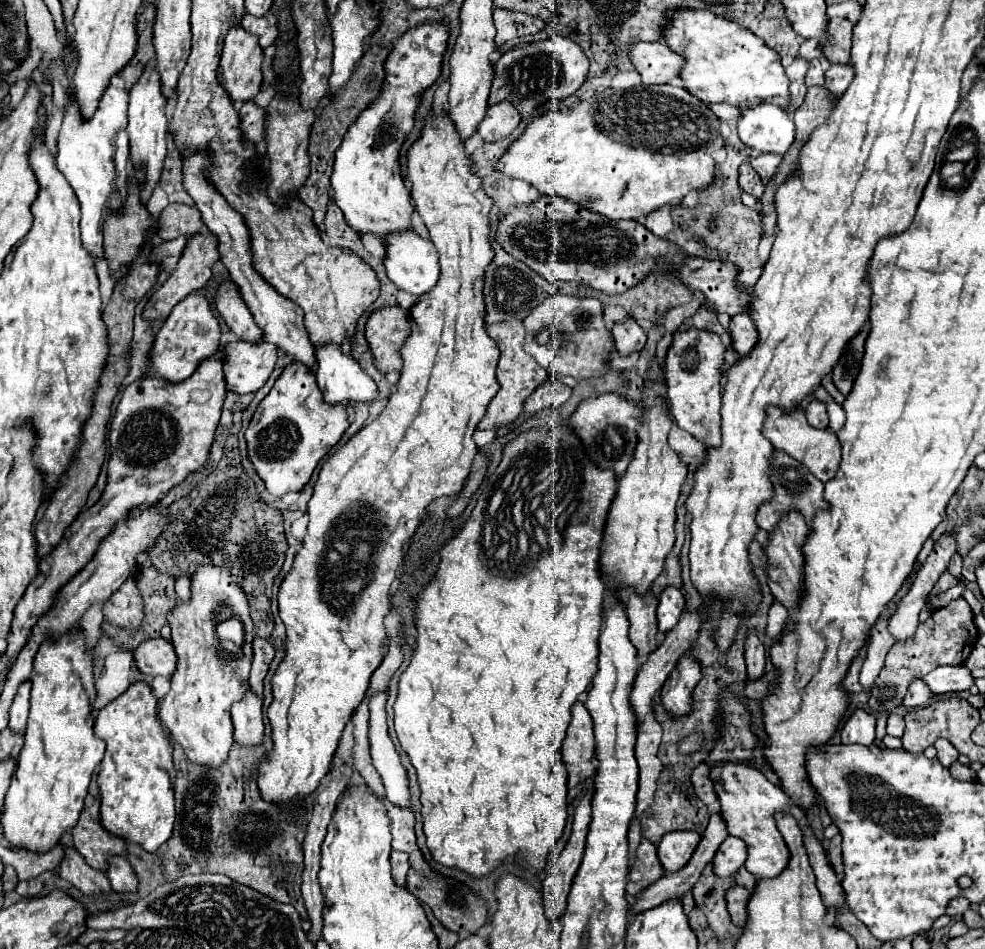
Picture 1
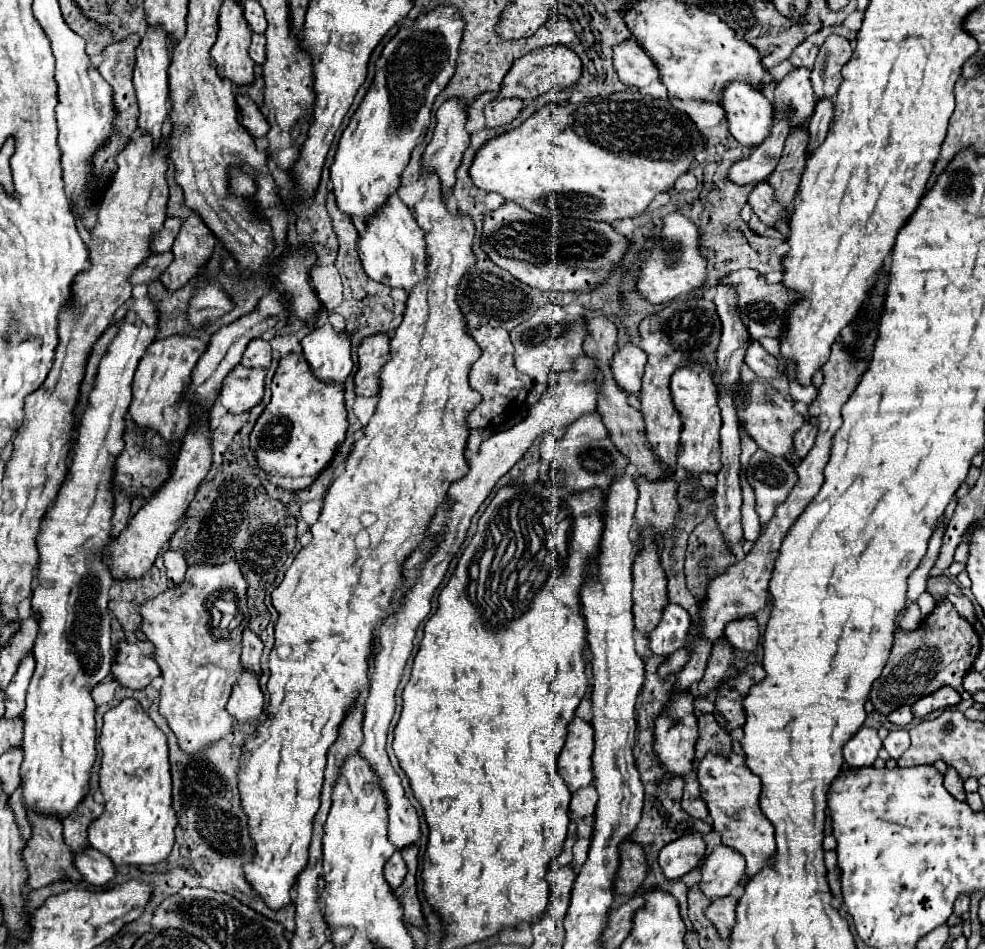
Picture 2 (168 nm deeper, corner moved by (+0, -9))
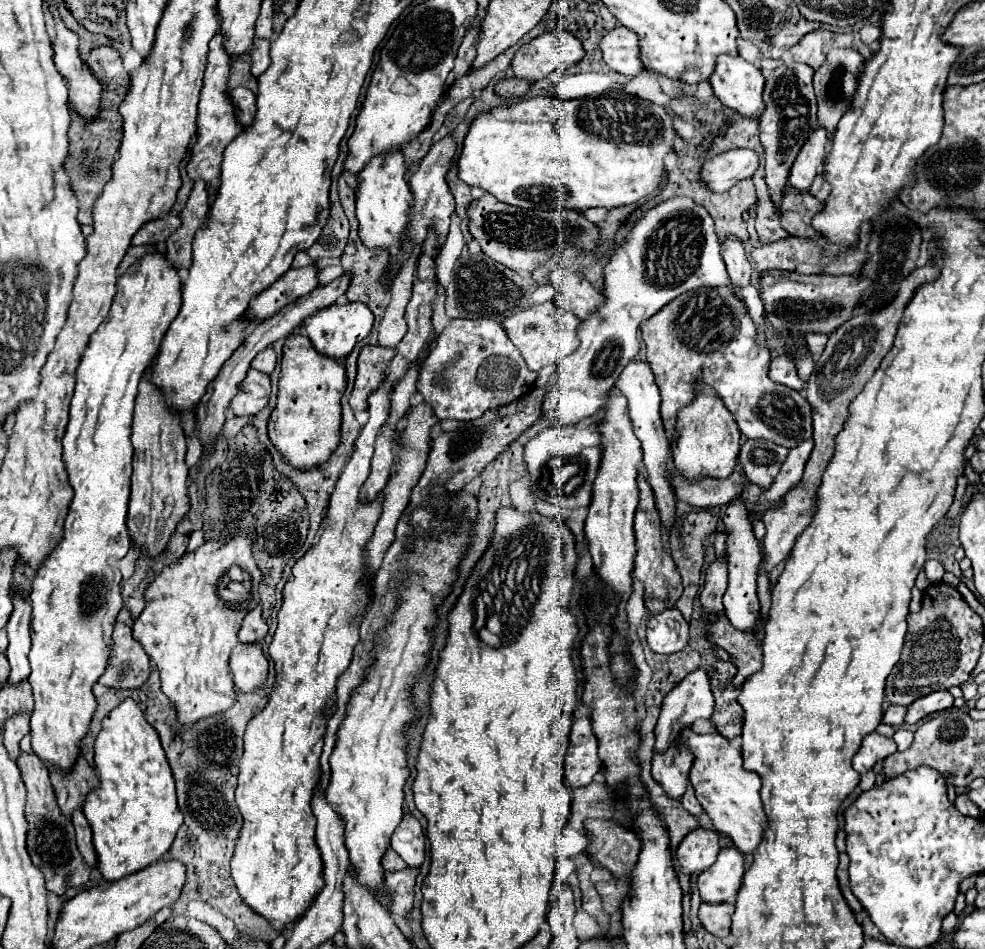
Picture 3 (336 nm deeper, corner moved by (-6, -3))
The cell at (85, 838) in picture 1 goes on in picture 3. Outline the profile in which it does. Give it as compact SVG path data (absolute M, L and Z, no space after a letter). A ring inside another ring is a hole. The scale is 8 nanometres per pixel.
M80 756L76 768L72 768L72 776L60 776L60 772L50 772L50 780L56 792L56 800L64 816L72 818L74 810L80 810L86 802L86 796L100 786L96 772L86 764Z

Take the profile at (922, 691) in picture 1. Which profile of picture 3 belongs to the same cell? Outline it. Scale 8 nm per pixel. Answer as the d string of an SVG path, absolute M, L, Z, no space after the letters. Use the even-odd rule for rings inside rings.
M888 706L886 712L884 712L882 722L884 722L884 724L890 724L890 726L902 726L902 724L904 724L904 718L906 718L906 708Z

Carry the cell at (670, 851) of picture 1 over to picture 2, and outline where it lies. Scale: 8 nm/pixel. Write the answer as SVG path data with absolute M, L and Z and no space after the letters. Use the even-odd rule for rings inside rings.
M686 834L664 846L658 862L666 878L678 880L692 868L700 866L704 858L706 858L706 844L702 834Z

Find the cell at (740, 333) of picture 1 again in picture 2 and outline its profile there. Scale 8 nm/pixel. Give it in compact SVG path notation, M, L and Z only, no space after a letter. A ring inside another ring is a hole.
M752 340L746 350L746 364L756 372L758 378L770 380L770 378L778 378L782 374L782 370L778 370L780 362L774 356L770 356L756 340Z

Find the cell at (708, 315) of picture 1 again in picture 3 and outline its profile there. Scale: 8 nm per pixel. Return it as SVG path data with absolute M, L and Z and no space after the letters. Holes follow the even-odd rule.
M700 288L678 296L668 308L662 308L652 320L642 324L646 360L660 388L660 416L668 436L676 430L678 410L694 398L692 384L708 382L720 394L746 438L764 438L786 448L812 438L808 400L800 392L768 378L770 350L754 344L756 328L744 308L730 288Z

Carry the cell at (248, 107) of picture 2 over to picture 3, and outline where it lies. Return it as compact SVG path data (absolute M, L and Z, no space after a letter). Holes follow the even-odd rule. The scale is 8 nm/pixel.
M236 88L230 92L230 98L236 106L236 118L240 118L242 126L252 126L256 116L256 94L248 88Z

